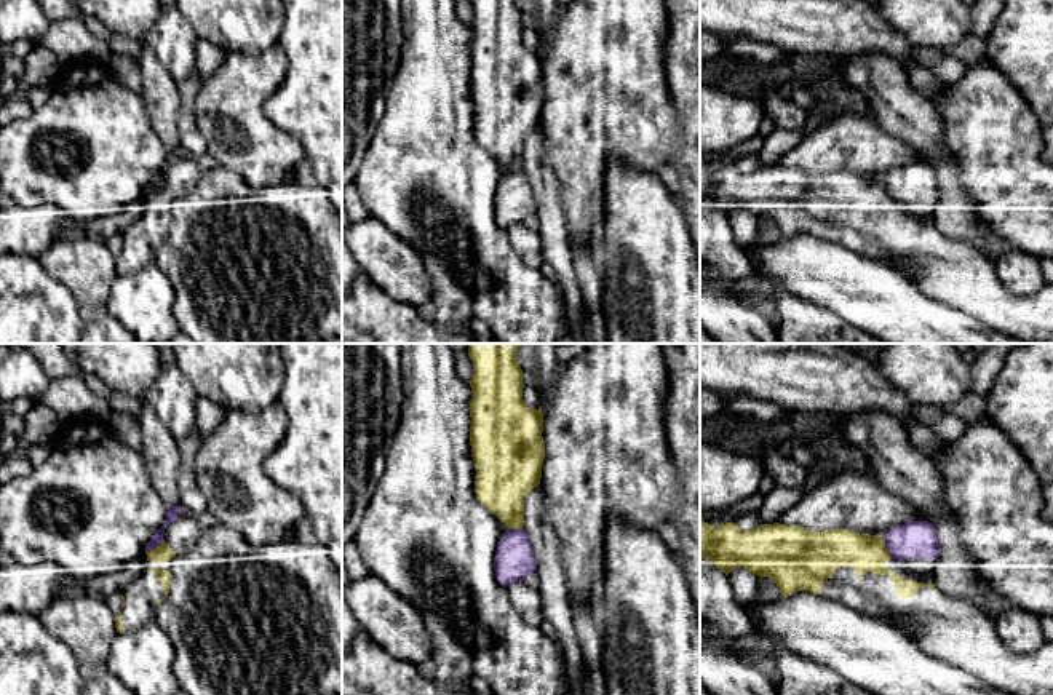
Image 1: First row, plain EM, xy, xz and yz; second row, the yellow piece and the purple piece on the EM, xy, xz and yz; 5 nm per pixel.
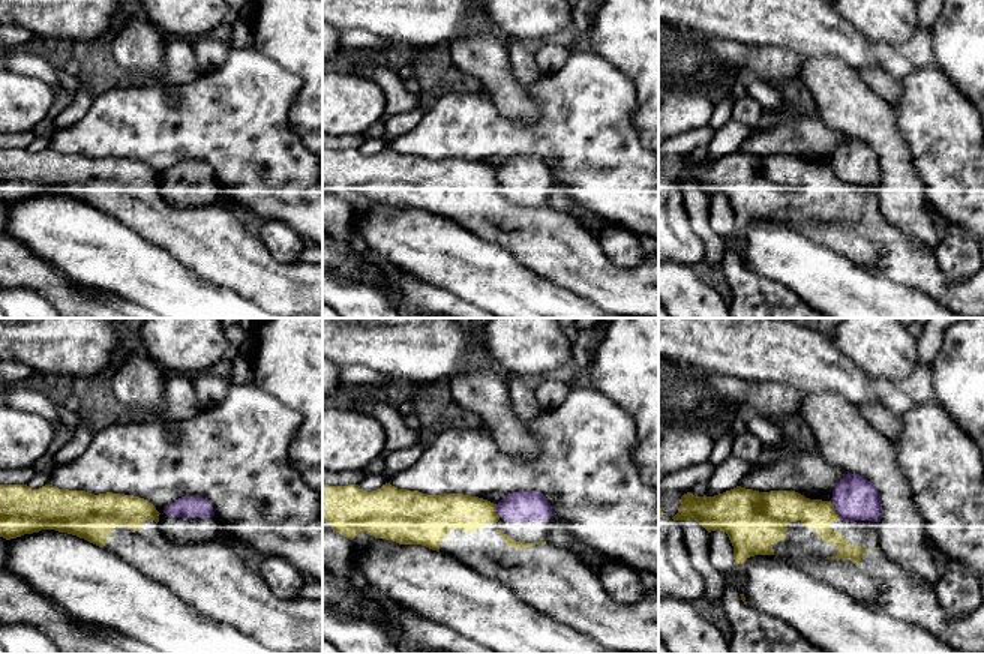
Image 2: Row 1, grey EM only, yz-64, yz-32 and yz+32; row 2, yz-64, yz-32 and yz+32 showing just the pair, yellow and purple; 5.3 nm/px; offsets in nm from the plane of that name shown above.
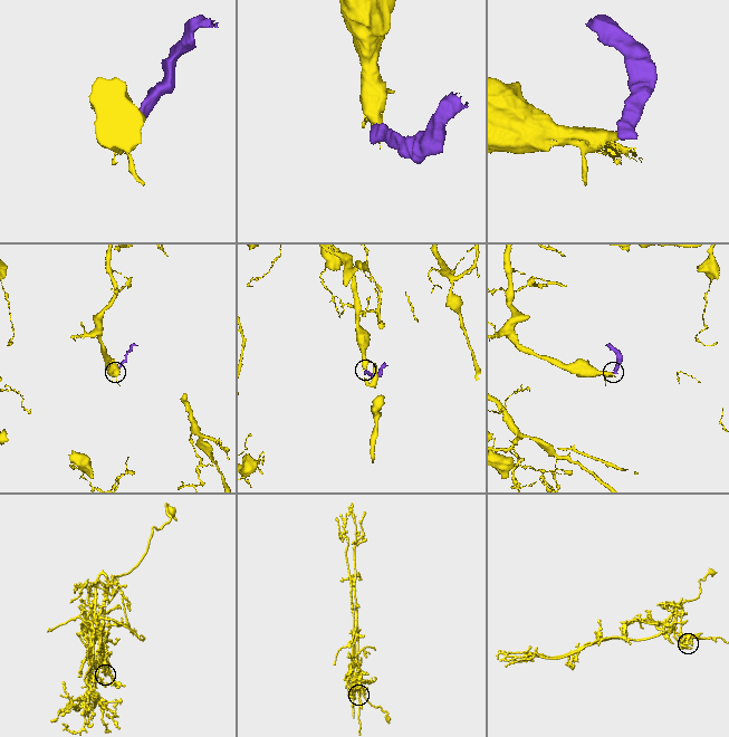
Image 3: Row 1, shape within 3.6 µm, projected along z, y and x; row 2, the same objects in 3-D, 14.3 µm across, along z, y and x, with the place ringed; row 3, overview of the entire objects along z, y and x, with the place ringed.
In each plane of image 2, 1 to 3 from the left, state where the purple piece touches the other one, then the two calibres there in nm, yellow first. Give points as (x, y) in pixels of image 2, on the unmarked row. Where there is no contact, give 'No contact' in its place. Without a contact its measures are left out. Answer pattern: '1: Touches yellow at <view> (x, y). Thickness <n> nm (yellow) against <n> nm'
1: No contact
2: Touches yellow at yz-32 (495, 174). Thickness 190 nm (yellow) against 160 nm
3: Touches yellow at yz+32 (834, 174). Thickness 180 nm (yellow) against 240 nm

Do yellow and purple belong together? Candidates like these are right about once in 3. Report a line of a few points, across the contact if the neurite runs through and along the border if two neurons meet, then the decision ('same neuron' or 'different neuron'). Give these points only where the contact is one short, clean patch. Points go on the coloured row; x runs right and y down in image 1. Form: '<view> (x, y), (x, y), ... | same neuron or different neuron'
yz (882, 537), (884, 547), (892, 558) | different neuron

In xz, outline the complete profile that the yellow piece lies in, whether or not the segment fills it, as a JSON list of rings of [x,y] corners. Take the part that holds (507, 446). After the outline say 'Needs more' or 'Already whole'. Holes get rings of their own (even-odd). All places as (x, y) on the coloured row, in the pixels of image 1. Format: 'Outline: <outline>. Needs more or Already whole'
Outline: [[[468,344],[473,363],[470,387],[470,446],[476,470],[476,498],[492,511],[507,529],[523,529],[524,498],[540,484],[545,460],[543,414],[523,399],[523,369],[516,361],[519,344]]]. Already whole

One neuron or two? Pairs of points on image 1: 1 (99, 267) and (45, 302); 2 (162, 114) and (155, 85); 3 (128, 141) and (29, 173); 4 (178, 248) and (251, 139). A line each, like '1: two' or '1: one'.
1: two
2: one
3: one
4: two

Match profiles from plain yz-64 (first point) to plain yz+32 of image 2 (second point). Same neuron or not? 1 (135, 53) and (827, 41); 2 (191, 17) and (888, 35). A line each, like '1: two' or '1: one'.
1: two
2: one

